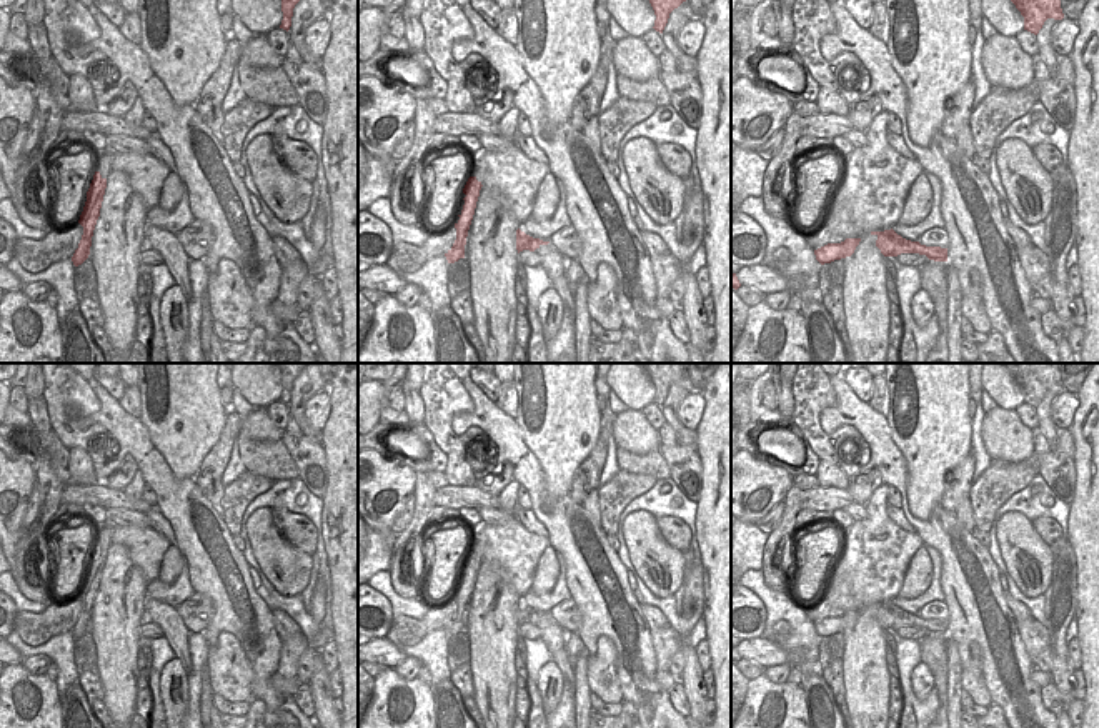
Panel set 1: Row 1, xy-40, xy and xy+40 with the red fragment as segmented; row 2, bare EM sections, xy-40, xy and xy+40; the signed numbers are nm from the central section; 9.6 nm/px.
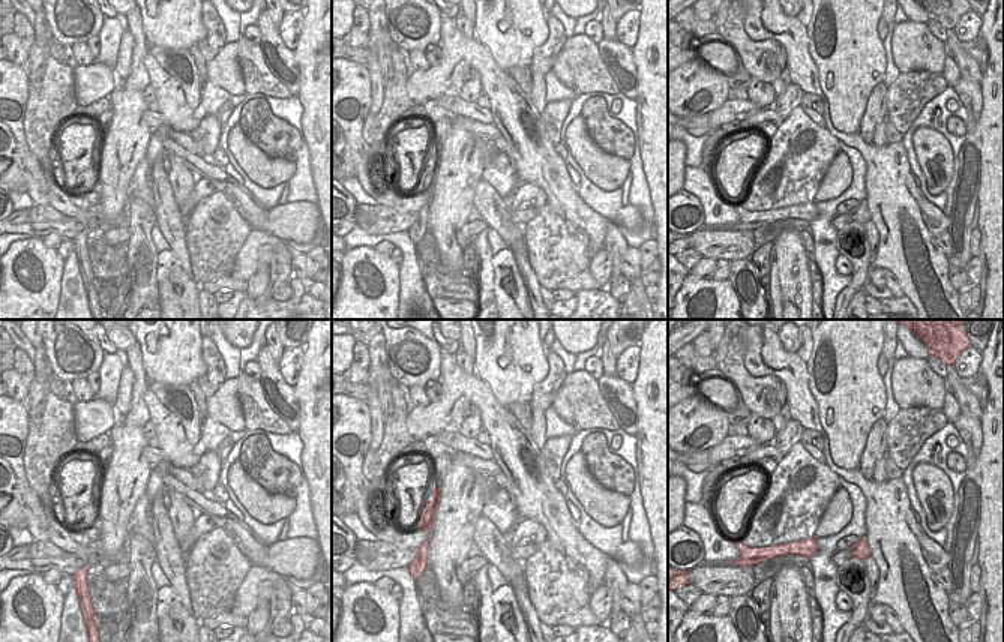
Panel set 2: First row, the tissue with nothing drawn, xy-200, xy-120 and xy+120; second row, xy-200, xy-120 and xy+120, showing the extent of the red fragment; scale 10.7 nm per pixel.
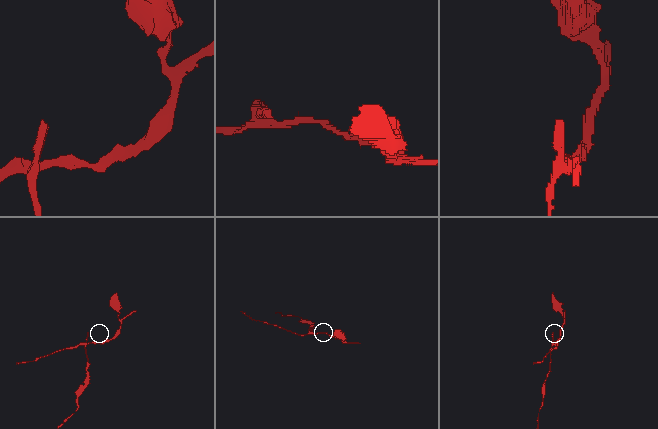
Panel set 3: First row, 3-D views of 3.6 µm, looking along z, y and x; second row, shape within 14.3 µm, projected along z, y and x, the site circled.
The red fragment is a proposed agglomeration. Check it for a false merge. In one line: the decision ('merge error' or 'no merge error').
merge error

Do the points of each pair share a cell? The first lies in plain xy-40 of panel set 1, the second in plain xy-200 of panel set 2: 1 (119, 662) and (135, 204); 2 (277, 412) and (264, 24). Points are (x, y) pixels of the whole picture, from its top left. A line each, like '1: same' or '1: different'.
1: different
2: different

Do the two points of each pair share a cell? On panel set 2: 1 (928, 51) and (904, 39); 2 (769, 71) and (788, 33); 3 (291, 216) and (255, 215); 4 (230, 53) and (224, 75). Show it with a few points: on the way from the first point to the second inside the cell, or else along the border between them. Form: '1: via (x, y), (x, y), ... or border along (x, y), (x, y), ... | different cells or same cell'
1: via (922, 51), (910, 42) | same cell
2: border along (748, 35), (755, 41), (775, 39), (787, 65) | different cells
3: border along (267, 212), (267, 227), (264, 230) | different cells
4: via (225, 59), (224, 69) | same cell

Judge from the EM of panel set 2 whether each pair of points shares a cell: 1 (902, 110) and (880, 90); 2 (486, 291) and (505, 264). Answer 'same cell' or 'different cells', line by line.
1: different cells
2: different cells

